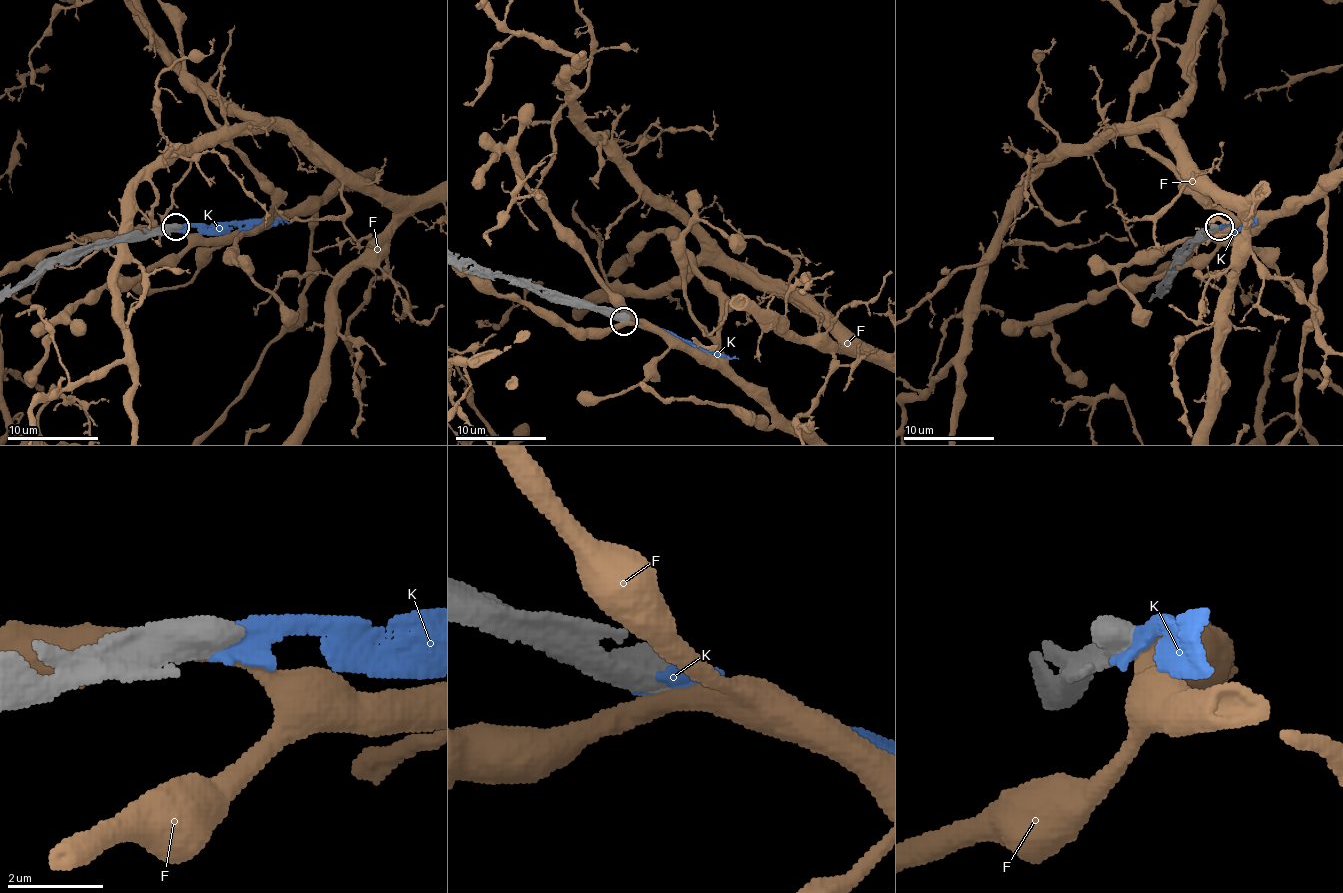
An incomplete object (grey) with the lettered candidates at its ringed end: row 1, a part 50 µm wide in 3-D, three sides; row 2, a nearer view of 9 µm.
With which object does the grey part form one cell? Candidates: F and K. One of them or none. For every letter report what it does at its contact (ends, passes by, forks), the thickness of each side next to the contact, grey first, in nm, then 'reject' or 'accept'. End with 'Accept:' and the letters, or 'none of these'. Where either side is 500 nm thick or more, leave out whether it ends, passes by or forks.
F: calibres 700 and 420 nm; reject
K: calibres 750 and 280 nm; accept
Accept: K

